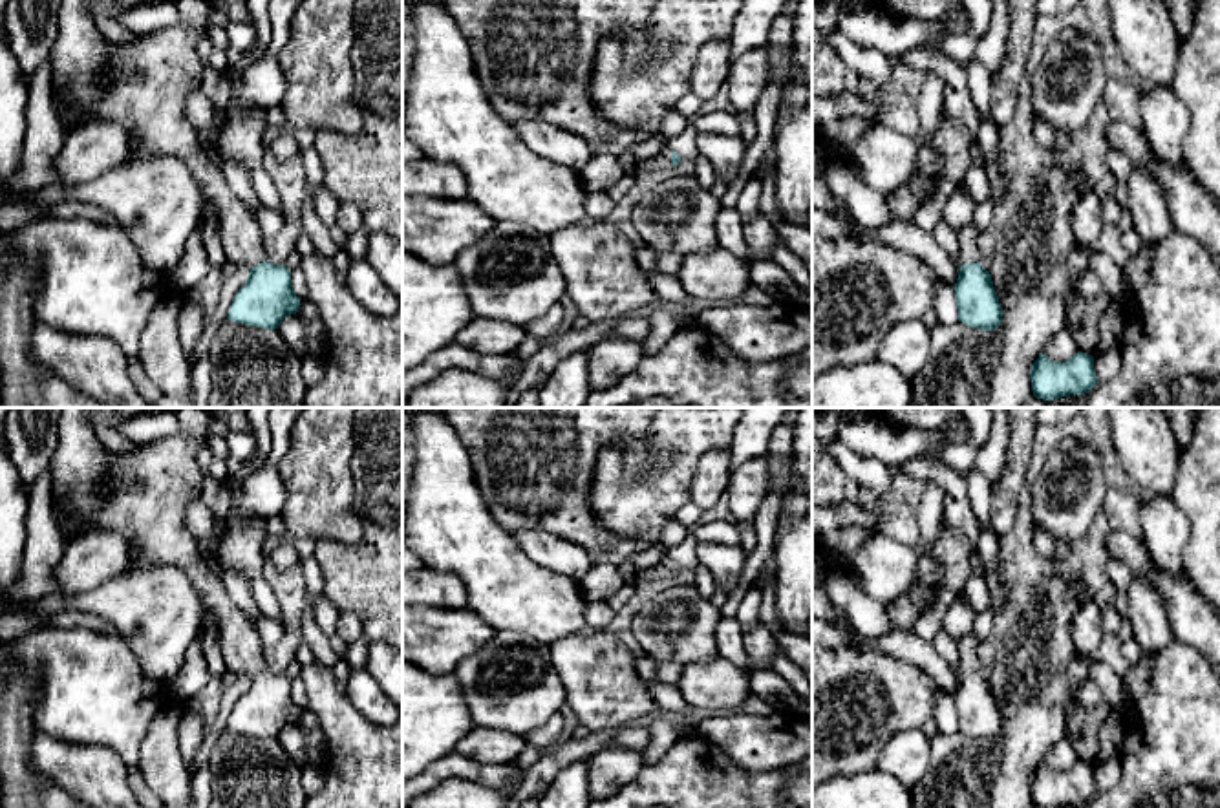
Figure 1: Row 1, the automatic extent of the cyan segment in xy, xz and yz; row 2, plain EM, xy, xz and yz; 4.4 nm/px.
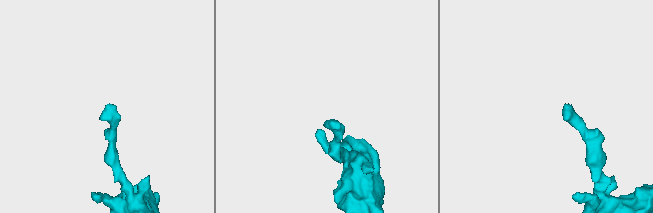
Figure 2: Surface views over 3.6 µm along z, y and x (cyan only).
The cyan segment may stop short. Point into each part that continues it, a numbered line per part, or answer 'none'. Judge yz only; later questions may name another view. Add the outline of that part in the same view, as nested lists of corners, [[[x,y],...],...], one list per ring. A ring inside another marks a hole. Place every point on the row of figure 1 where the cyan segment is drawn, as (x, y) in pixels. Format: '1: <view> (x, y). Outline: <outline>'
1: yz (968, 236). Outline: [[[968,223],[960,230],[957,230],[958,245],[960,245],[960,256],[964,263],[980,263],[980,232],[975,229],[973,223]]]

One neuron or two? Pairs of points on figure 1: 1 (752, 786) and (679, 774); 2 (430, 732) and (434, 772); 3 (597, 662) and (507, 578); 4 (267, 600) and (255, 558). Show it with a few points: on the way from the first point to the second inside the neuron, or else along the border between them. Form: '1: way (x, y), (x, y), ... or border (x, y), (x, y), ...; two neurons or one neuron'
1: way (734, 786), (710, 786), (697, 779); one neuron
2: border (454, 750), (434, 761), (421, 774); two neurons
3: border (580, 633), (573, 633), (549, 646); two neurons
4: way (260, 589), (255, 569); one neuron

